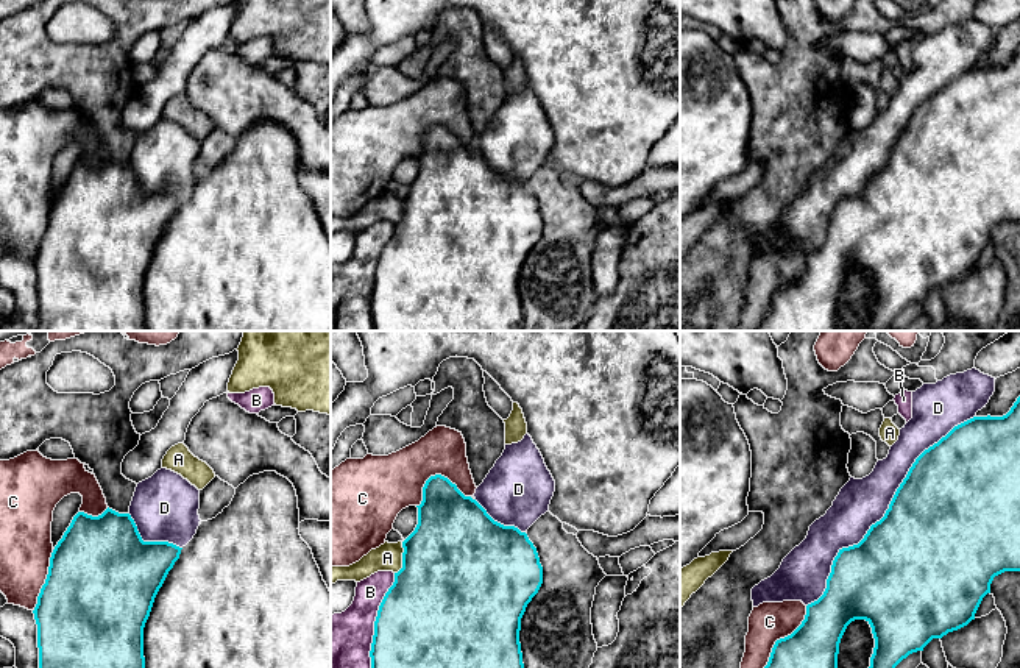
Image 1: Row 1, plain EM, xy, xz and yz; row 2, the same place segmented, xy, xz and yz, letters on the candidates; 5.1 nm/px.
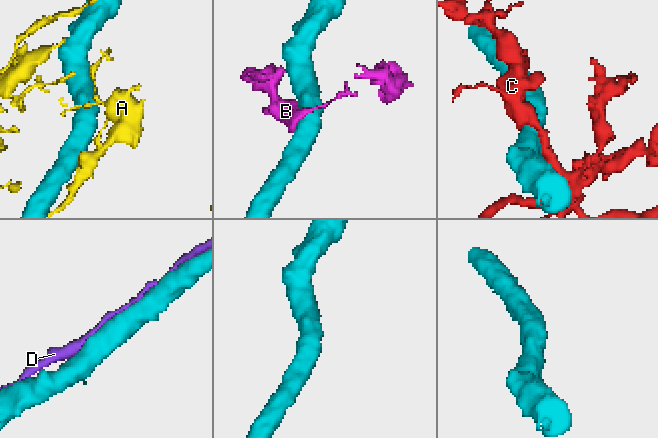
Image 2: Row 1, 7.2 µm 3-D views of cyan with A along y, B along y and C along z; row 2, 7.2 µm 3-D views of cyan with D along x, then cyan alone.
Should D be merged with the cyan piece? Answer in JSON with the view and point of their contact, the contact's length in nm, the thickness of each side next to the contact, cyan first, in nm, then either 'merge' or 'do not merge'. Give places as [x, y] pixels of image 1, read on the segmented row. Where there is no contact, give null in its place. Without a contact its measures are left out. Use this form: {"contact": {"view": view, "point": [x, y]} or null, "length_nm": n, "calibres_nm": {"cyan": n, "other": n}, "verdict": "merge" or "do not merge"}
{"contact": {"view": "yz", "point": [886, 511]}, "length_nm": 1300, "calibres_nm": {"cyan": 500, "other": 240}, "verdict": "merge"}

